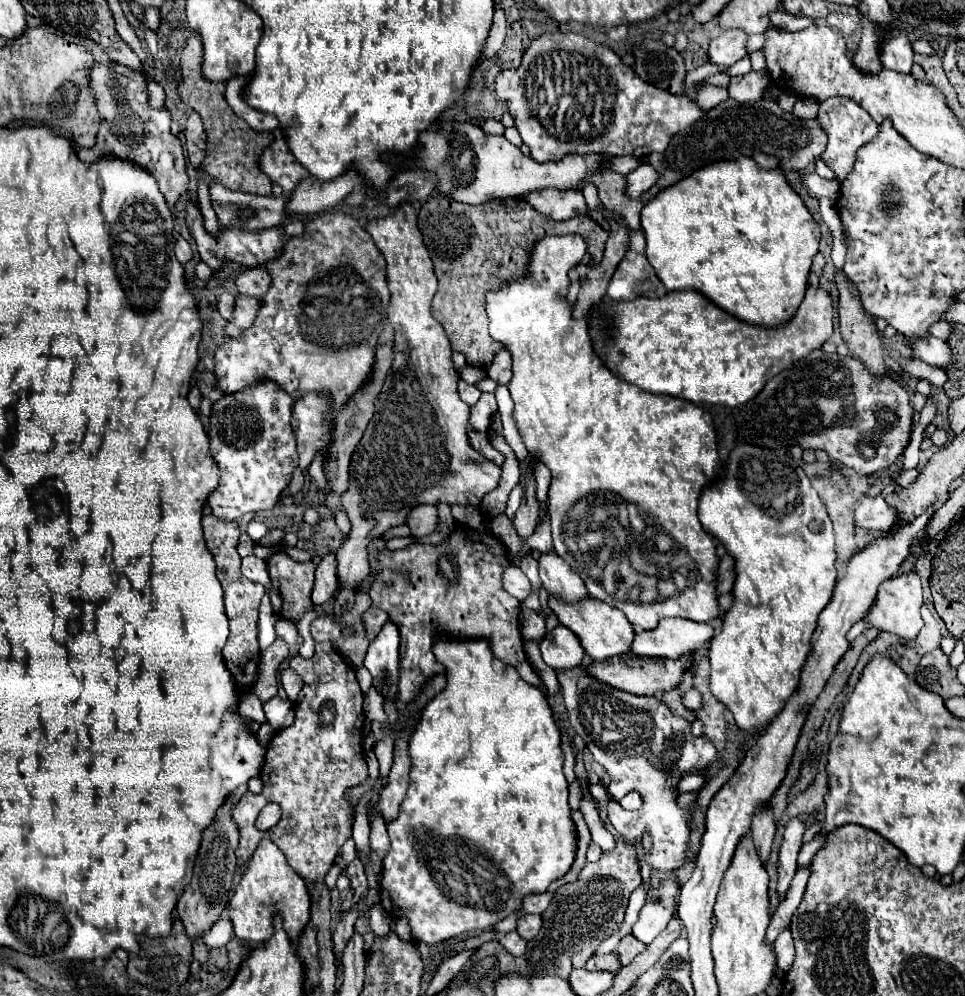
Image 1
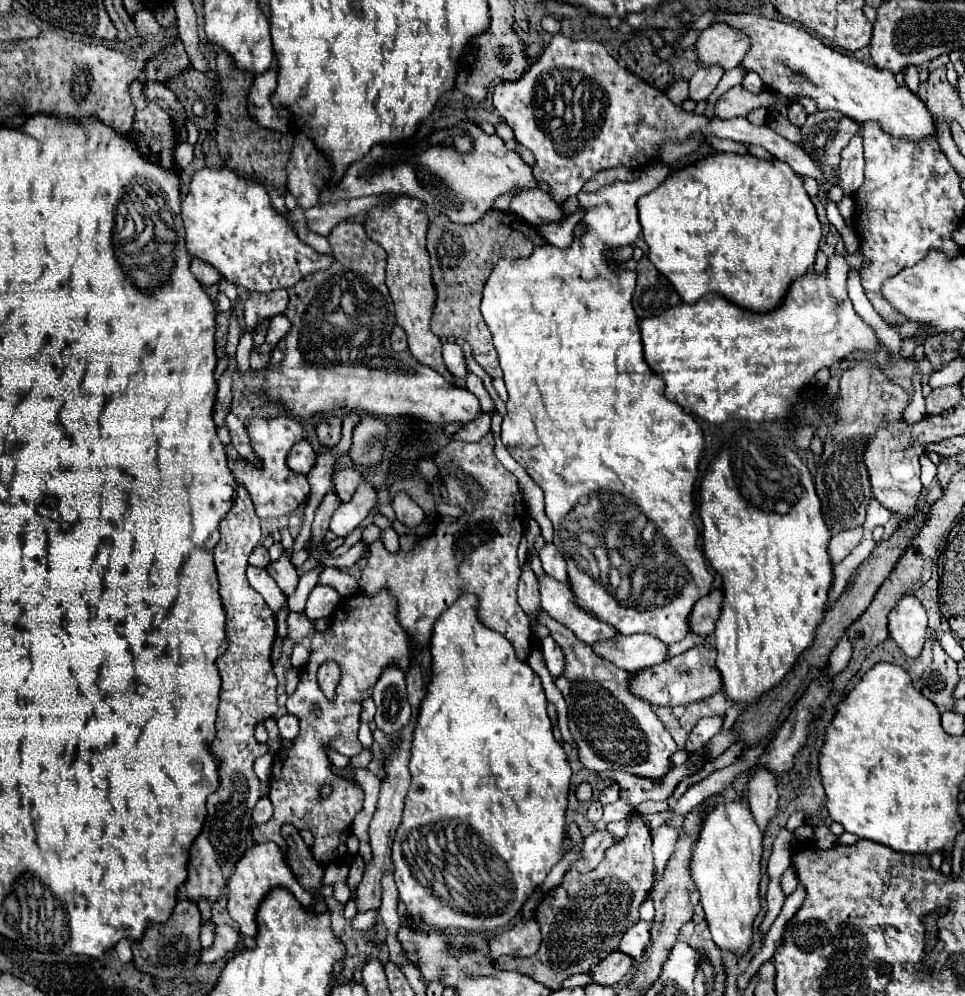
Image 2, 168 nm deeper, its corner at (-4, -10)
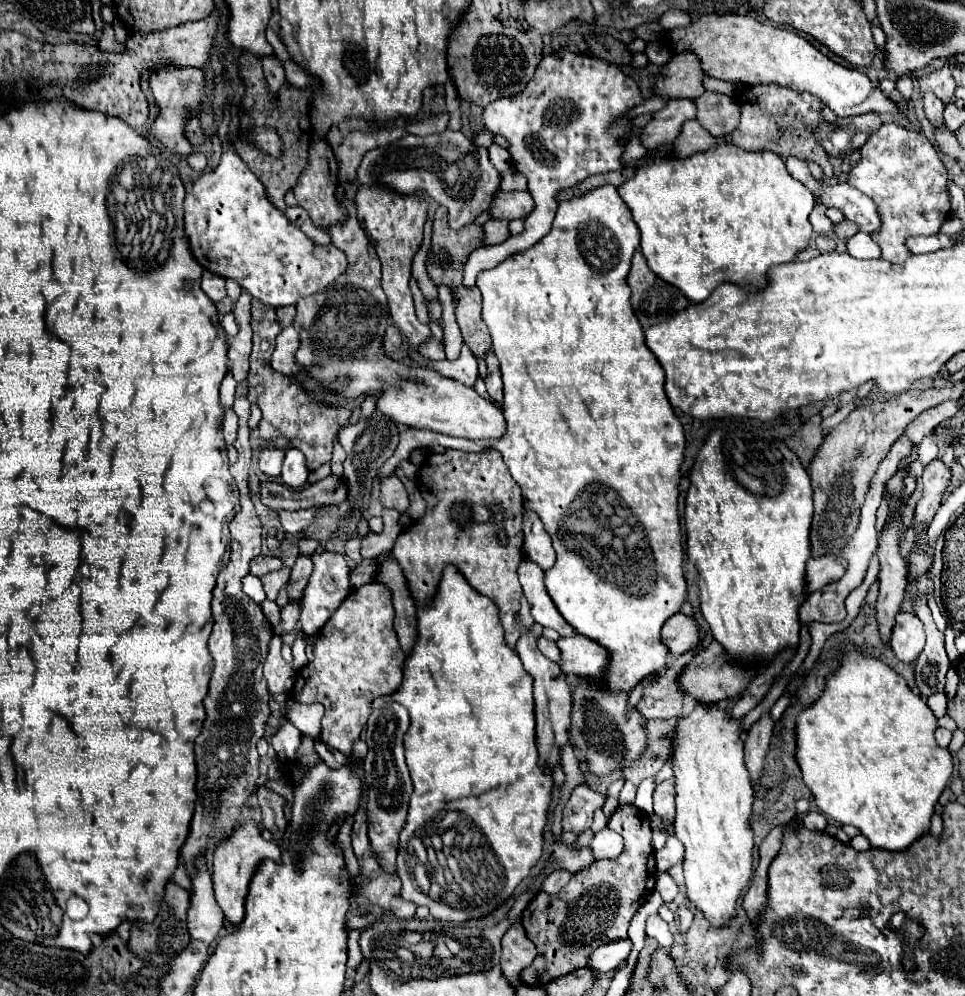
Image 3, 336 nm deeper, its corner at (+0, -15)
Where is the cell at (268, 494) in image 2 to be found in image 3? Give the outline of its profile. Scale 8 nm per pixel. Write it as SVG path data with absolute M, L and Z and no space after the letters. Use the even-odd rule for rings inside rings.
M267 447L259 451L259 469L269 477L275 479L281 475L281 463L285 459L285 451L279 447Z

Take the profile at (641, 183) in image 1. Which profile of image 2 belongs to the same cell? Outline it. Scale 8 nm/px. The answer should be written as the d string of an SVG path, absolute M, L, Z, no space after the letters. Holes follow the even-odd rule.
M655 162L651 166L647 166L643 172L641 172L641 178L635 180L635 182L613 182L611 186L605 186L597 192L591 192L591 194L585 194L585 192L579 192L577 198L579 198L579 208L585 212L581 222L585 224L585 232L583 236L577 236L573 238L571 246L569 248L557 248L557 246L549 246L549 244L543 244L543 246L537 246L533 250L531 256L527 258L519 258L519 260L499 260L493 270L491 270L491 276L485 284L485 290L483 290L483 302L481 302L481 314L485 318L485 324L489 326L491 334L493 334L493 344L499 352L499 360L501 360L501 368L505 372L505 384L507 384L507 392L509 392L509 400L507 400L507 414L503 418L503 424L501 424L501 442L503 446L509 450L509 454L525 468L525 472L531 476L531 480L543 490L543 496L545 496L545 514L547 518L553 522L555 526L555 540L553 544L563 552L565 560L567 560L567 576L569 576L569 586L571 586L571 592L573 592L573 602L579 606L579 608L587 608L587 612L591 616L595 616L597 620L601 622L609 622L609 626L613 626L619 634L651 634L655 638L659 638L661 642L665 642L667 646L683 640L687 634L689 634L689 614L691 614L691 608L693 604L707 596L709 594L709 588L711 588L711 582L713 582L713 576L709 574L707 570L707 564L705 564L705 558L703 558L703 552L697 548L697 526L691 518L693 514L693 488L695 488L695 480L699 476L699 470L697 470L697 464L699 464L699 454L703 450L703 432L701 428L697 426L697 422L693 420L693 416L685 414L683 408L679 404L673 404L665 398L663 390L663 380L657 378L657 374L647 366L645 358L643 358L643 342L639 342L639 320L637 320L637 314L631 306L631 298L633 298L633 292L635 292L635 272L633 270L625 270L625 268L611 268L611 260L609 260L609 254L617 248L621 248L623 244L633 244L637 238L639 238L639 232L641 232L641 226L639 226L639 220L637 220L637 200L639 196L647 194L649 190L657 188L669 174L669 168L661 162ZM597 492L617 492L617 494L623 494L623 502L633 502L635 506L639 506L639 510L647 516L647 520L651 524L655 524L659 536L663 538L643 538L643 544L641 544L641 554L649 554L651 556L651 566L647 564L641 564L643 566L643 578L651 578L651 574L657 574L655 572L655 566L663 566L667 568L667 564L673 564L673 562L667 562L669 556L679 556L677 560L681 560L683 564L683 570L681 570L681 586L679 586L679 594L675 594L675 598L671 598L671 602L663 604L663 606L657 606L655 610L637 610L637 608L631 608L631 606L623 606L615 594L611 594L611 590L607 590L607 586L599 586L599 582L595 582L587 572L579 570L577 564L573 562L573 556L571 556L571 550L569 546L565 546L565 540L571 540L571 532L565 528L565 518L569 518L571 510L575 510L575 506L581 504L583 496L585 494L591 494L591 496L597 496ZM659 540L665 540L667 546L659 546ZM645 550L645 552L643 552Z

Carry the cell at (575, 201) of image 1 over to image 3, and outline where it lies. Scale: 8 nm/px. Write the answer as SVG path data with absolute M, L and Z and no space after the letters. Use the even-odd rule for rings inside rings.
M497 191L491 213L493 219L527 219L529 213L535 209L535 201L527 191Z

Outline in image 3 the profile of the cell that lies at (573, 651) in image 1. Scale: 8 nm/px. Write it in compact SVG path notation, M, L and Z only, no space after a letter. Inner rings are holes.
M541 637L541 639L539 639L539 649L541 649L541 653L543 653L545 657L549 657L551 661L555 661L555 663L561 661L561 651L559 651L559 647L557 647L555 641L549 641L549 639Z

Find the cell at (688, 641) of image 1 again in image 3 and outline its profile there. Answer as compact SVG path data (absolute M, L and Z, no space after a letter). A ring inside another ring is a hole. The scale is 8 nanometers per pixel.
M583 635L561 637L561 669L565 675L599 675L609 665L609 651Z

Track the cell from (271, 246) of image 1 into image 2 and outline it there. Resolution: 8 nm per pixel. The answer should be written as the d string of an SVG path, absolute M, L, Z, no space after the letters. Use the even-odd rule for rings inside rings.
M201 168L193 174L189 194L181 204L185 242L191 256L215 266L225 280L249 292L271 292L291 288L311 272L327 270L335 258L319 254L297 238L287 218L269 202L265 186L241 178L231 168Z

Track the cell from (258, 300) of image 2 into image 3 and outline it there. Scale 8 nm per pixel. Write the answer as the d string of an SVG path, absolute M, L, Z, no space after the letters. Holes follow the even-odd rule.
M293 305L277 307L277 323L279 323L281 327L287 327L287 325L291 325L291 321L293 321L293 315L295 315L295 307L293 307Z

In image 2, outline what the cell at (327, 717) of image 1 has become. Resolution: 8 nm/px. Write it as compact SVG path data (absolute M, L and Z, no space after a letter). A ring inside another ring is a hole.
M379 590L379 594L375 594L373 598L357 592L339 602L337 610L331 616L331 626L325 632L313 634L309 662L301 670L297 690L287 700L287 712L299 718L301 730L291 748L279 750L275 754L269 792L275 814L267 824L251 828L253 840L257 844L271 840L283 852L287 852L285 840L279 830L283 824L293 824L295 828L309 830L313 834L313 856L317 862L331 864L347 854L347 832L355 814L363 808L363 790L329 770L327 748L331 746L349 758L357 756L363 750L361 742L357 740L363 700L371 696L375 682L387 666L397 666L399 670L407 672L409 662L409 640L405 630L399 626L397 602L389 594L389 590ZM327 660L335 660L341 668L341 680L335 690L335 700L325 698L317 684L317 670ZM323 784L333 786L333 794L329 798L319 796L319 788Z

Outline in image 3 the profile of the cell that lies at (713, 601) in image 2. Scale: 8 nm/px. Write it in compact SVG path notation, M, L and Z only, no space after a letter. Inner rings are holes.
M677 613L663 625L661 639L671 655L683 655L699 645L699 623L695 617Z

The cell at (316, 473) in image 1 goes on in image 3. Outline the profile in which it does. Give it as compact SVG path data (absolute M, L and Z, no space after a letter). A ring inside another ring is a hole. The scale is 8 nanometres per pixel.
M353 213L345 223L335 223L327 231L331 243L347 255L349 267L333 287L297 301L293 327L299 333L299 349L295 353L295 363L309 371L311 377L321 377L325 375L323 371L335 371L331 377L321 377L321 385L327 391L343 393L347 399L379 395L375 401L377 411L395 423L463 439L501 437L505 431L503 411L479 397L473 387L465 387L459 381L447 379L425 367L407 367L405 363L383 355L389 307L381 289L381 265L375 247Z

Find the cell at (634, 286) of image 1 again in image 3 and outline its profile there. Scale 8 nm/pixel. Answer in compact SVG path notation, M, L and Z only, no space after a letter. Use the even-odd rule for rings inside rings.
M639 249L633 255L633 265L627 283L633 291L631 303L643 329L669 319L671 315L675 315L677 311L689 305L689 301L683 297L683 293L677 287L659 279L647 267L645 257Z

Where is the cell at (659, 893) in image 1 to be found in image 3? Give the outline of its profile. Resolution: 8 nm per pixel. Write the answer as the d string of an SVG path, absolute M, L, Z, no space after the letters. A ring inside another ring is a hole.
M621 939L621 941L605 943L603 947L595 949L595 953L591 953L591 959L589 959L587 965L591 969L595 969L597 973L607 973L607 971L621 969L627 963L631 947L633 947L631 939Z

